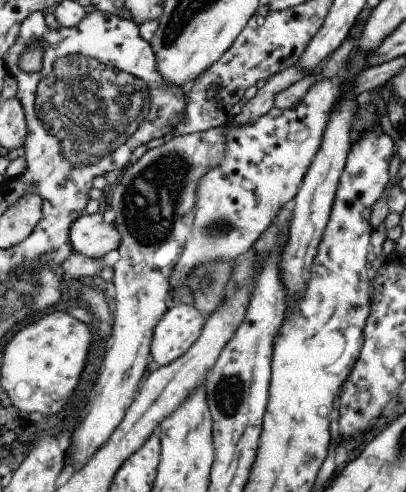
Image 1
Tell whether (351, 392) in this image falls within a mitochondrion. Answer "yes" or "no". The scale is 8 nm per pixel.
no

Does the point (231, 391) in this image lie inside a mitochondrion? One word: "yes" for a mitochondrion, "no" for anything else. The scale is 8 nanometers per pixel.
yes

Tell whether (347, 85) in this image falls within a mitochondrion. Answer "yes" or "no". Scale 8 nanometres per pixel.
no

